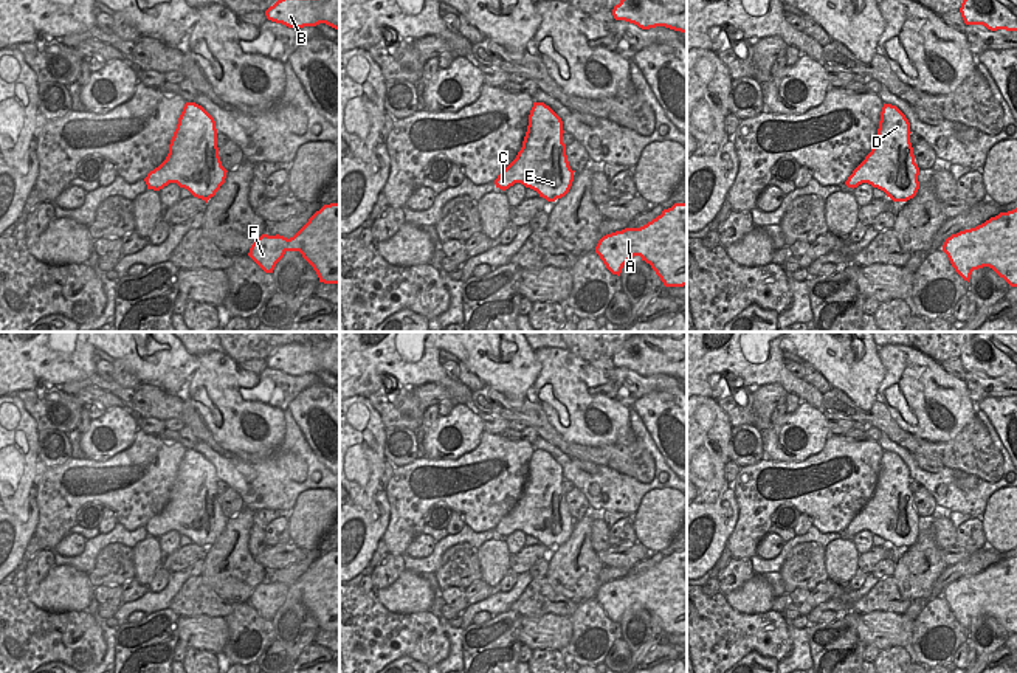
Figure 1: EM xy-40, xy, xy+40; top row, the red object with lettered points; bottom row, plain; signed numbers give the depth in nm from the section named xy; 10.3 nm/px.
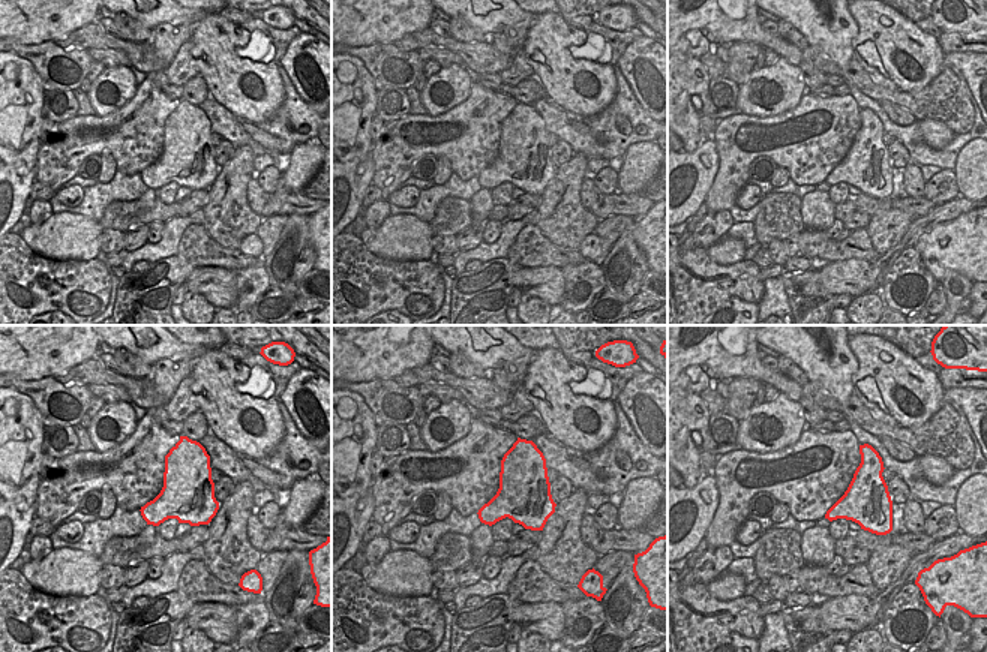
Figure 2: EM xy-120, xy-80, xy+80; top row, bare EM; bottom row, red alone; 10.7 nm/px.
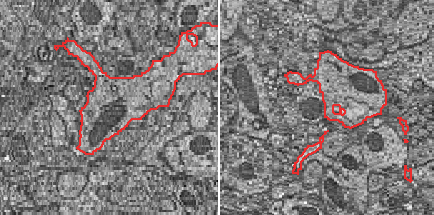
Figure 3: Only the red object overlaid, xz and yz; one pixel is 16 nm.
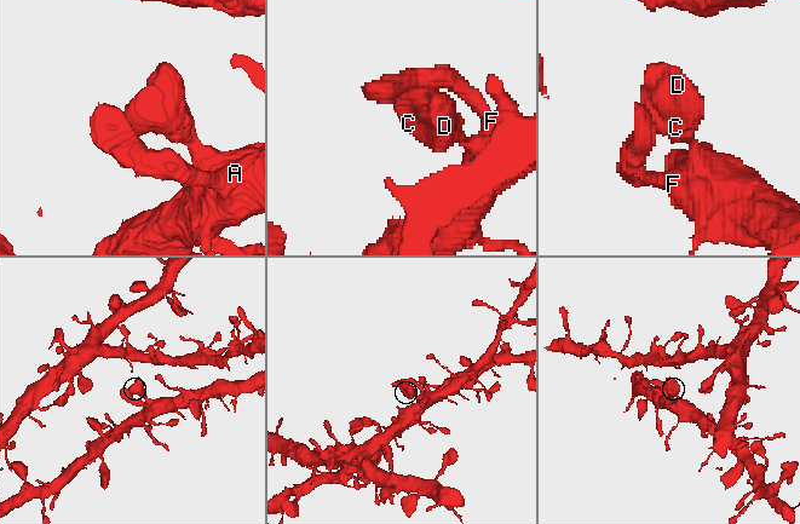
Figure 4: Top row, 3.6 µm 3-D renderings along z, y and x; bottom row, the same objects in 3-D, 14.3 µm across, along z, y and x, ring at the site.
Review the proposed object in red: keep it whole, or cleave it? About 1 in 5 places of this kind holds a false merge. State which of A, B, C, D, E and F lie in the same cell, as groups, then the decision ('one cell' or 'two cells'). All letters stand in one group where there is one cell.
A B C D E F; one cell

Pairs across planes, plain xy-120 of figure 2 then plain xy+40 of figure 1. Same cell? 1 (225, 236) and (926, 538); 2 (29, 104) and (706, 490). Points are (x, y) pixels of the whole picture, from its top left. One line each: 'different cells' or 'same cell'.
1: same cell
2: same cell

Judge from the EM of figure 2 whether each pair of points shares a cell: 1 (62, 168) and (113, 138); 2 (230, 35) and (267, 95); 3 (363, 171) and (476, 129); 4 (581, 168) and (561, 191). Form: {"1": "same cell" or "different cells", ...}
{"1": "same cell", "2": "same cell", "3": "different cells", "4": "same cell"}

